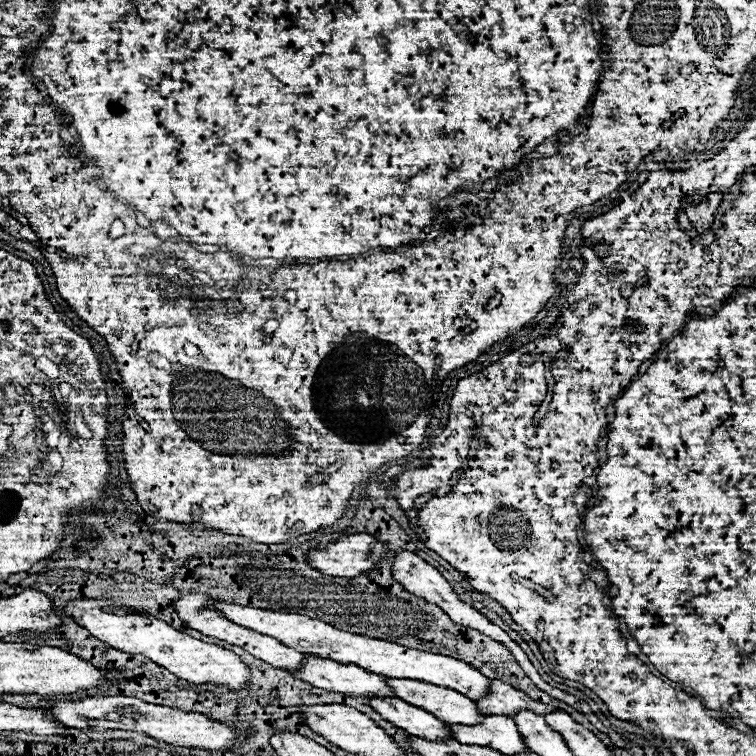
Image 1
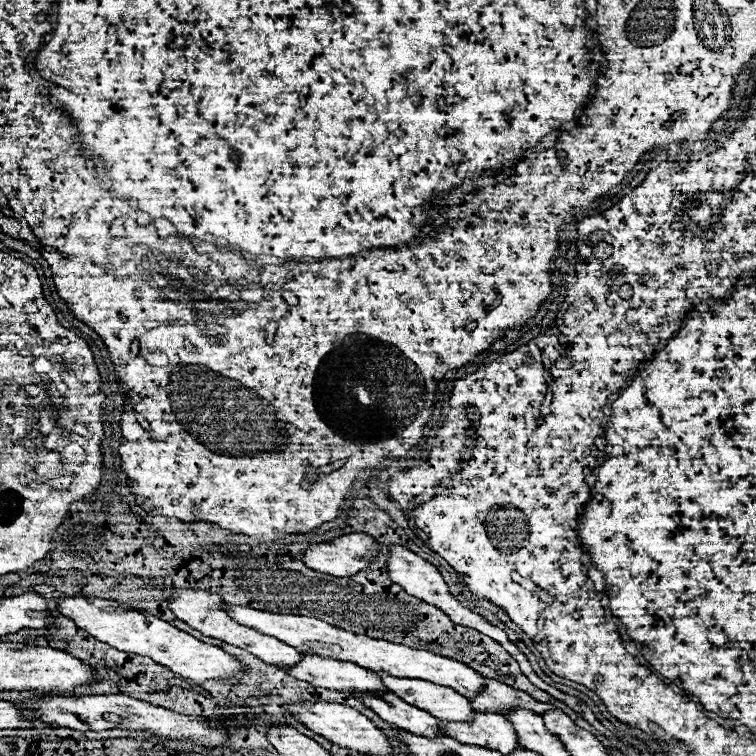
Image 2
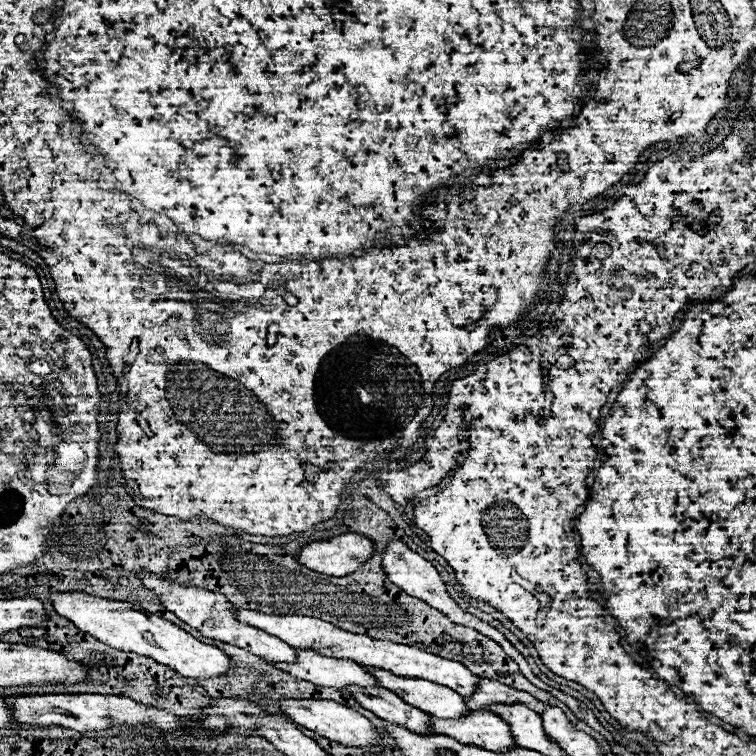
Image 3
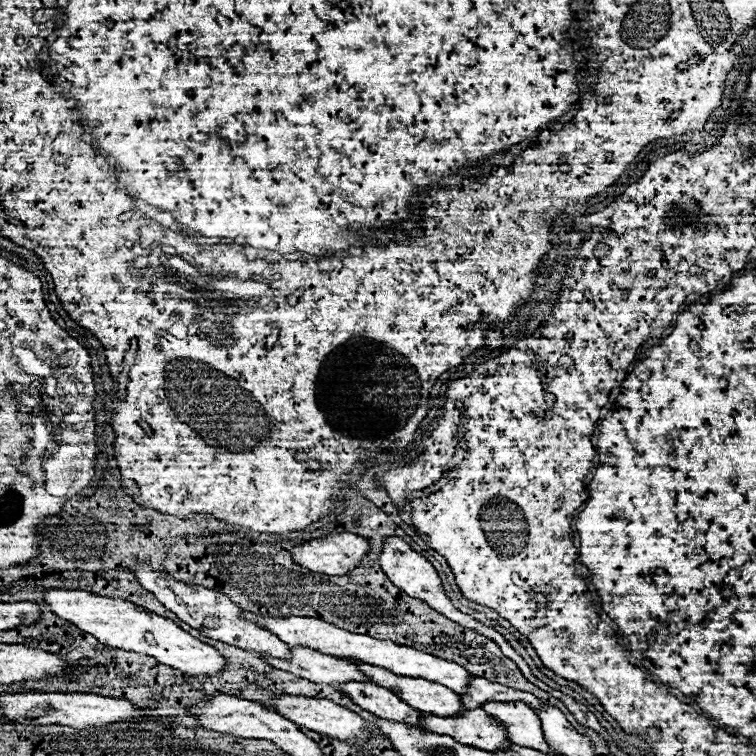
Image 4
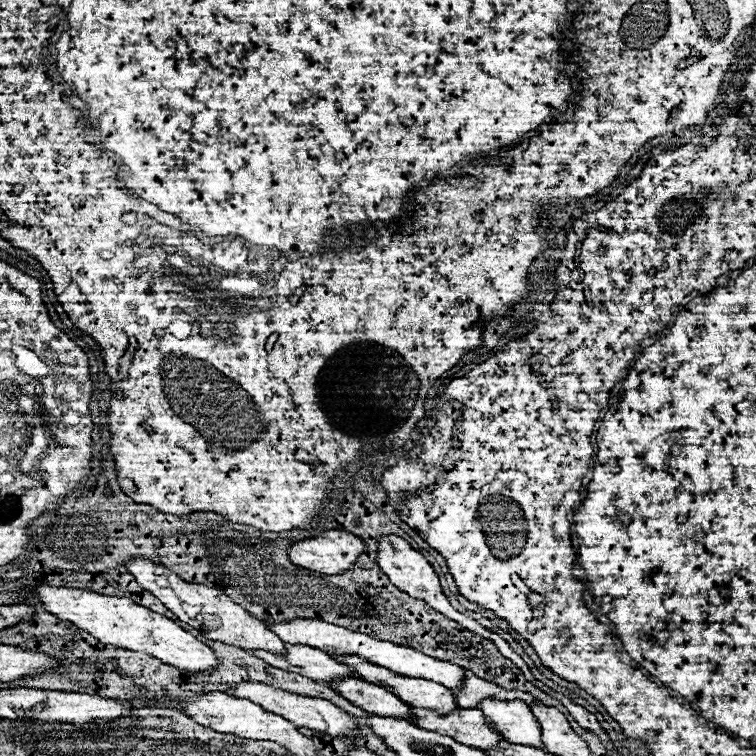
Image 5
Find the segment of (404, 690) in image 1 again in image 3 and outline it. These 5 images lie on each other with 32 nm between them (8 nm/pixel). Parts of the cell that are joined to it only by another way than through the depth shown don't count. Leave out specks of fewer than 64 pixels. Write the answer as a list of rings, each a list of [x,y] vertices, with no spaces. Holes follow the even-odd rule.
[[[368,670],[376,676],[382,688],[392,690],[398,694],[404,702],[432,714],[434,718],[466,718],[470,714],[466,700],[456,694],[454,690],[448,690],[446,686],[420,680],[420,678],[400,678],[394,674],[388,674],[384,670]]]

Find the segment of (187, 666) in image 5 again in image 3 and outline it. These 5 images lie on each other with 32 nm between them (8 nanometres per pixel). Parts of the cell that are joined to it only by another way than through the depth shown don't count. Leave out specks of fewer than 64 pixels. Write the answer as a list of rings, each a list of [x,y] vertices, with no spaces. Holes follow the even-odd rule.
[[[52,592],[50,600],[54,602],[54,610],[60,616],[72,620],[80,630],[86,630],[96,640],[122,652],[136,652],[140,656],[154,658],[158,664],[170,666],[174,672],[178,672],[184,678],[194,678],[200,682],[206,678],[226,676],[234,668],[232,658],[226,656],[222,650],[218,650],[216,646],[204,644],[194,636],[190,636],[188,632],[184,632],[182,628],[178,628],[176,624],[160,616],[154,616],[150,612],[146,614],[144,610],[136,610],[128,602],[106,600],[84,592],[72,592],[72,594]]]

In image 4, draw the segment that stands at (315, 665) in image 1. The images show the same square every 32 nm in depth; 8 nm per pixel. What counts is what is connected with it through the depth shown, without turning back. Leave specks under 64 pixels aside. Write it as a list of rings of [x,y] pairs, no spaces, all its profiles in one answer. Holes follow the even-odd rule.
[[[302,646],[292,648],[292,662],[276,662],[274,658],[264,658],[264,660],[278,670],[286,670],[314,684],[328,684],[328,686],[340,686],[346,682],[372,684],[372,680],[366,674],[362,674],[356,664],[352,666],[352,662],[348,660],[328,658],[318,650],[308,650]]]

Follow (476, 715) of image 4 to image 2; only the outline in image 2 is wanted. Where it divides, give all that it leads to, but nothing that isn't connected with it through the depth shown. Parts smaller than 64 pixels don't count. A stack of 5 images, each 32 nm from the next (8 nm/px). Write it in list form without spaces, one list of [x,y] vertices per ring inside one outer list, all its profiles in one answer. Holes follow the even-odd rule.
[[[476,714],[474,722],[440,722],[440,728],[458,742],[468,742],[472,746],[484,746],[488,750],[498,750],[502,754],[512,754],[522,748],[516,738],[512,722],[502,714]]]

